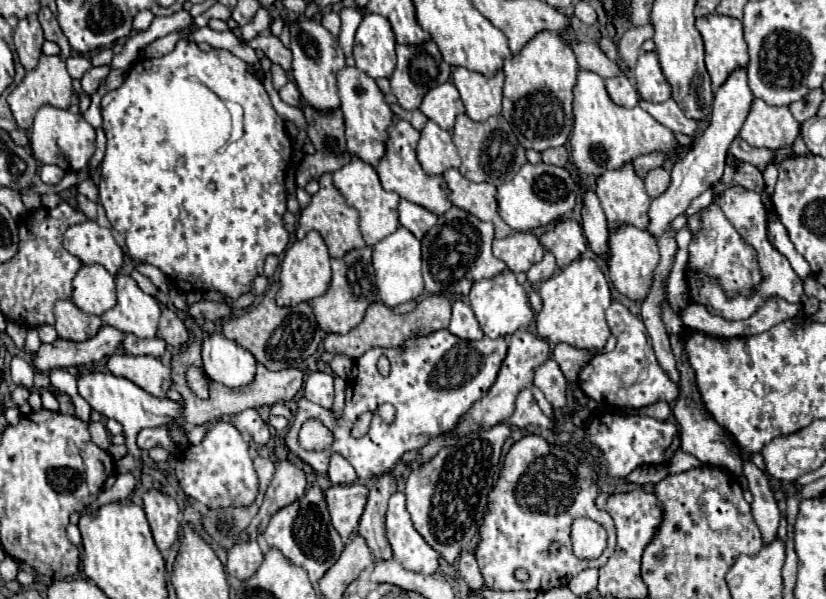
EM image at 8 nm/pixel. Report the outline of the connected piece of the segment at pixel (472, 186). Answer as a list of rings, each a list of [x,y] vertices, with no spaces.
[[[454,168],[444,174],[444,180],[446,180],[448,188],[452,190],[450,200],[454,206],[468,210],[468,214],[472,214],[484,222],[490,220],[494,224],[496,238],[506,238],[512,234],[512,228],[498,214],[496,188],[492,184],[470,182]]]

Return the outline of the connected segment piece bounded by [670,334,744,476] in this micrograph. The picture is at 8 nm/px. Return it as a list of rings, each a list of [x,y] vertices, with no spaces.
[[[672,334],[670,336],[670,344],[672,344],[672,352],[676,356],[676,364],[680,370],[680,396],[674,404],[674,416],[678,420],[680,426],[680,438],[682,438],[682,452],[692,454],[694,458],[698,458],[702,464],[714,464],[714,466],[724,466],[728,472],[732,472],[734,476],[744,476],[742,468],[744,468],[744,460],[740,456],[738,444],[732,438],[732,434],[728,434],[720,424],[716,424],[716,420],[706,412],[700,394],[696,392],[696,372],[692,370],[690,362],[688,362],[688,352],[684,350],[684,340],[680,334]]]

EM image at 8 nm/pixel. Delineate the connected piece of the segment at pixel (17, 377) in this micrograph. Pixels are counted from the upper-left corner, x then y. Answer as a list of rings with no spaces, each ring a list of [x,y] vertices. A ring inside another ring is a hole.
[[[14,356],[10,362],[10,370],[12,370],[12,380],[14,384],[22,384],[26,388],[32,388],[32,378],[34,378],[34,368],[32,364],[28,364],[26,360]]]

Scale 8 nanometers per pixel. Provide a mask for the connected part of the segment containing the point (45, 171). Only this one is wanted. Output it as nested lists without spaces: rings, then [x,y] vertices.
[[[42,166],[40,168],[40,180],[48,186],[56,186],[62,178],[64,178],[64,170],[58,168],[58,166]]]

